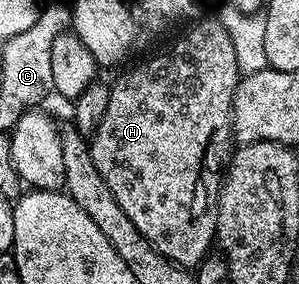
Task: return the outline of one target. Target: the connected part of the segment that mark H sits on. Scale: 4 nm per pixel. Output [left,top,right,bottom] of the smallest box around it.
[90,17,242,268]

